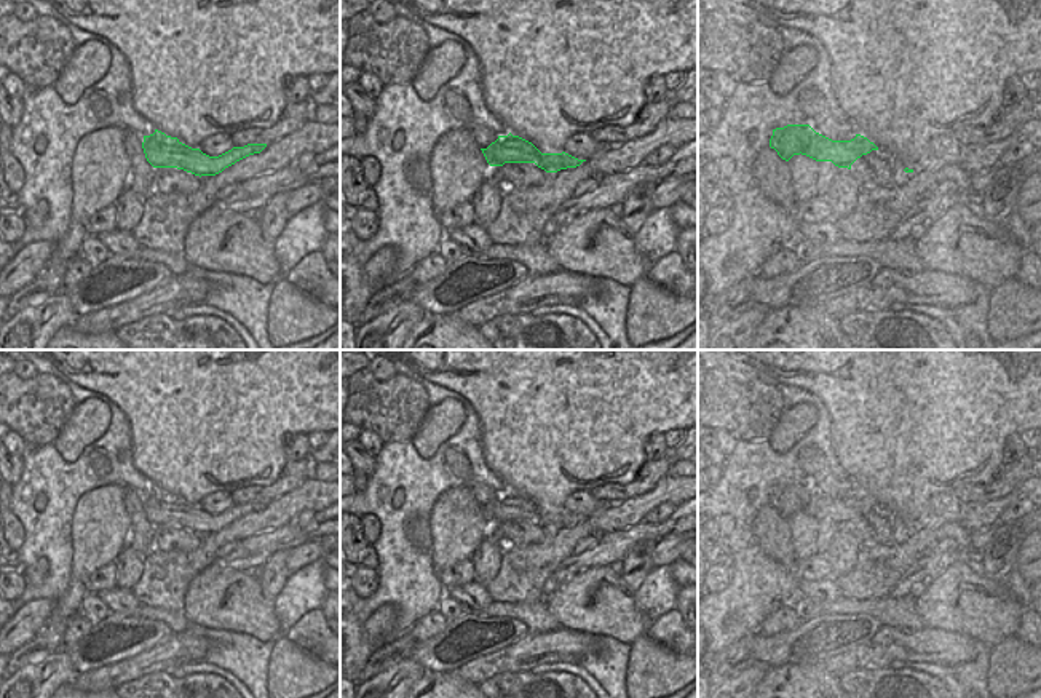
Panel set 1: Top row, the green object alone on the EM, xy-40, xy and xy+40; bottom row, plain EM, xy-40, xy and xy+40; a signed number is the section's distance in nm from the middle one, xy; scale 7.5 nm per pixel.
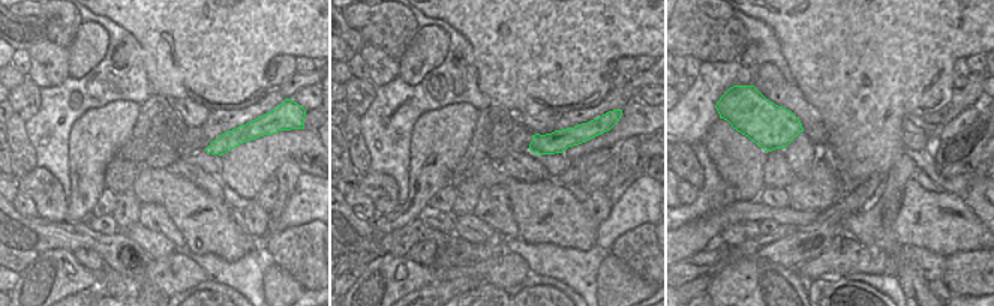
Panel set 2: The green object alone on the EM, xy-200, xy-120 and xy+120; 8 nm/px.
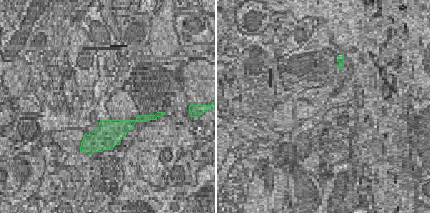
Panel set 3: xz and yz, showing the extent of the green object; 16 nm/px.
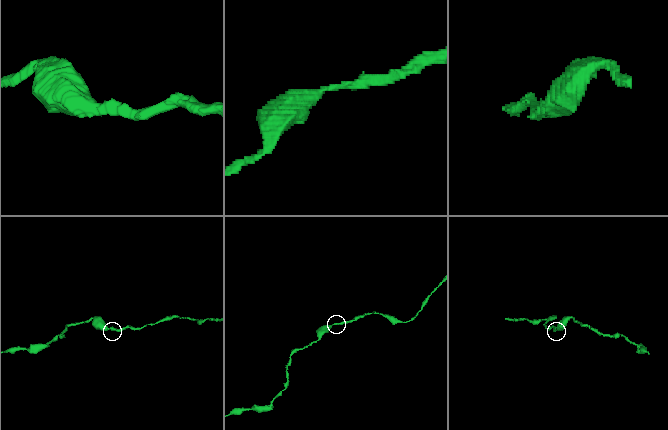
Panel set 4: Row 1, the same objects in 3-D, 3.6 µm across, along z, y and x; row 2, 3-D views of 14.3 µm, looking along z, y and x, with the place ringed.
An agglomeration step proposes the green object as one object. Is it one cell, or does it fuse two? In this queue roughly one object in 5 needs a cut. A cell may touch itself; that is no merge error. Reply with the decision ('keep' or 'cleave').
keep

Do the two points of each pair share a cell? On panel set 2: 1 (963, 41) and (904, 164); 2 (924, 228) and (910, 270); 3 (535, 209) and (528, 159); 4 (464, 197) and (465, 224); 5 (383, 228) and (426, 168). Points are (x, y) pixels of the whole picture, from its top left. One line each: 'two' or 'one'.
1: two
2: two
3: two
4: two
5: one

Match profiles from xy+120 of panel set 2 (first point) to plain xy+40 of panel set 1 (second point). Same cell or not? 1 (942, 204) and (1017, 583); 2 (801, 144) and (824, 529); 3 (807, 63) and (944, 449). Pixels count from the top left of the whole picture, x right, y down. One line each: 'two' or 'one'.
1: two
2: two
3: one

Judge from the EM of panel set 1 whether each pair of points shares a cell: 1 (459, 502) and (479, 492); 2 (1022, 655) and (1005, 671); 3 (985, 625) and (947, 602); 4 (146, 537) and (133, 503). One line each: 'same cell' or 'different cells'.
1: different cells
2: same cell
3: same cell
4: same cell

